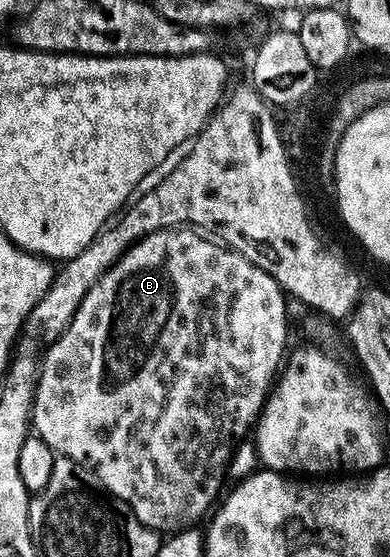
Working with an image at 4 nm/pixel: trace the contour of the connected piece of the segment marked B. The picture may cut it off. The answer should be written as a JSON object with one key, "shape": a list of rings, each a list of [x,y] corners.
{"shape":[[[173,228],[171,230],[159,230],[153,234],[148,234],[142,240],[135,242],[135,244],[101,276],[98,280],[98,284],[94,284],[94,288],[90,288],[90,292],[86,292],[86,300],[82,300],[78,312],[74,312],[71,324],[64,329],[60,338],[57,338],[55,342],[51,343],[51,345],[45,349],[48,351],[45,352],[44,358],[42,354],[42,361],[38,366],[36,395],[32,401],[31,429],[35,431],[38,437],[46,443],[48,447],[51,448],[53,454],[61,458],[74,460],[83,466],[89,466],[98,476],[98,480],[102,480],[102,484],[106,484],[108,491],[114,496],[118,496],[118,500],[122,500],[128,507],[130,507],[134,512],[134,516],[138,516],[138,520],[142,520],[142,524],[146,524],[150,529],[157,532],[179,532],[195,527],[197,525],[196,521],[198,521],[204,513],[207,515],[209,511],[213,509],[214,503],[217,499],[221,497],[222,489],[220,490],[220,485],[224,482],[224,474],[226,478],[226,475],[229,473],[232,455],[237,445],[243,443],[245,439],[247,439],[244,437],[246,437],[247,434],[249,437],[250,431],[255,427],[266,405],[266,399],[270,394],[270,387],[273,385],[274,379],[277,377],[278,371],[281,369],[282,359],[285,357],[286,351],[289,349],[288,305],[290,305],[289,299],[286,297],[284,289],[282,289],[274,280],[274,276],[270,276],[270,272],[266,272],[262,268],[258,268],[250,260],[246,260],[246,256],[242,256],[237,250],[231,250],[228,246],[225,246],[219,241],[213,240],[211,237],[205,236],[203,233],[197,232],[192,228]]]}

